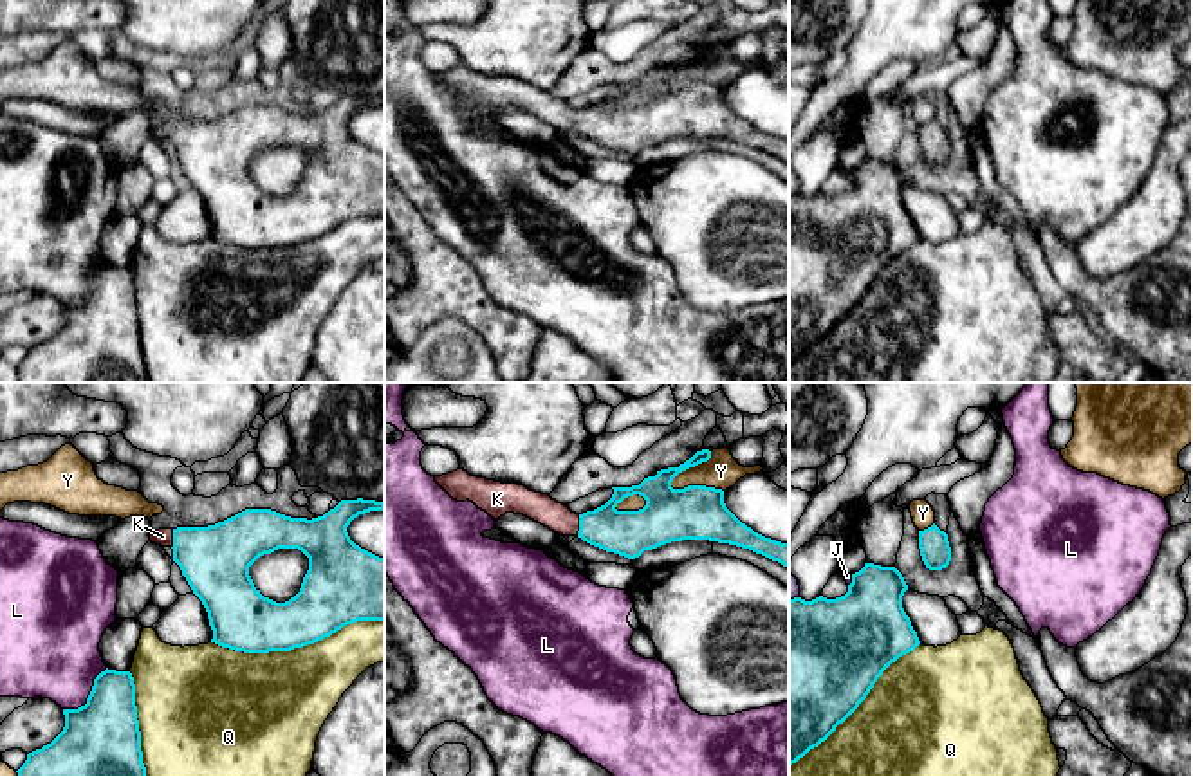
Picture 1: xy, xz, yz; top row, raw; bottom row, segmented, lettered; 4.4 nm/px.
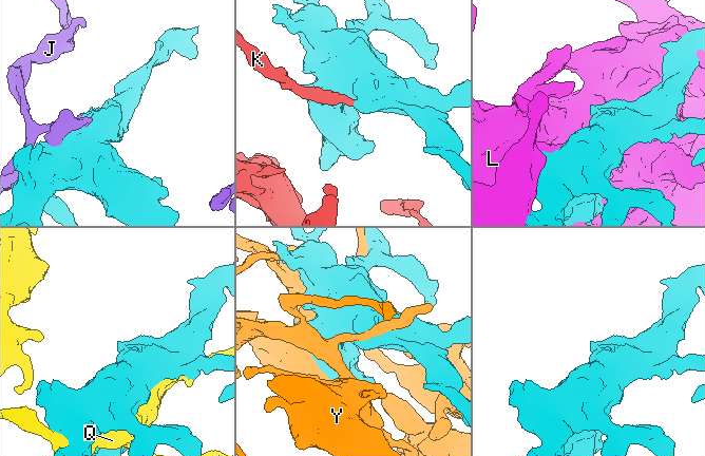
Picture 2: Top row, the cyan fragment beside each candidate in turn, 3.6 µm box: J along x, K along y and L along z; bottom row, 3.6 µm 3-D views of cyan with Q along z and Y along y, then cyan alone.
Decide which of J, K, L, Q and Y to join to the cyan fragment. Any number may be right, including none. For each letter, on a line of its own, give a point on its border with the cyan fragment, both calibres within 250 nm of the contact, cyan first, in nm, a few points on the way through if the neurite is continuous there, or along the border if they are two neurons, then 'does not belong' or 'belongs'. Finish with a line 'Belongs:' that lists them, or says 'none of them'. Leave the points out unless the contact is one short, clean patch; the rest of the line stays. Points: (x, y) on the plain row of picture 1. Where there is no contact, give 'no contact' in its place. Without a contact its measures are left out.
J: yz (852, 175) | 380/30 nm | does not belong
K: xz (580, 121) | 200/130 nm | belongs
L: xy (89, 291) | 360/420 nm | does not belong
Q: xy (296, 242) | 260/440 nm | does not belong
Y: xz (695, 82) | 240/160 nm | does not belong
Belongs: K

